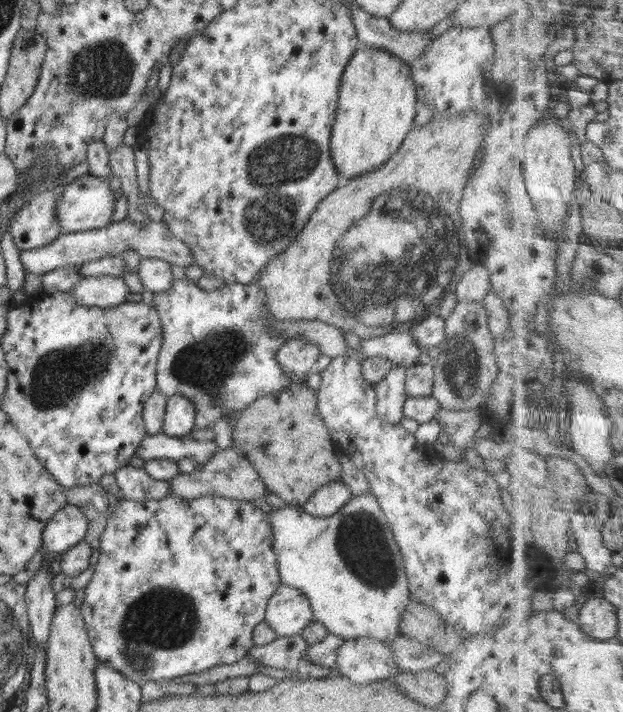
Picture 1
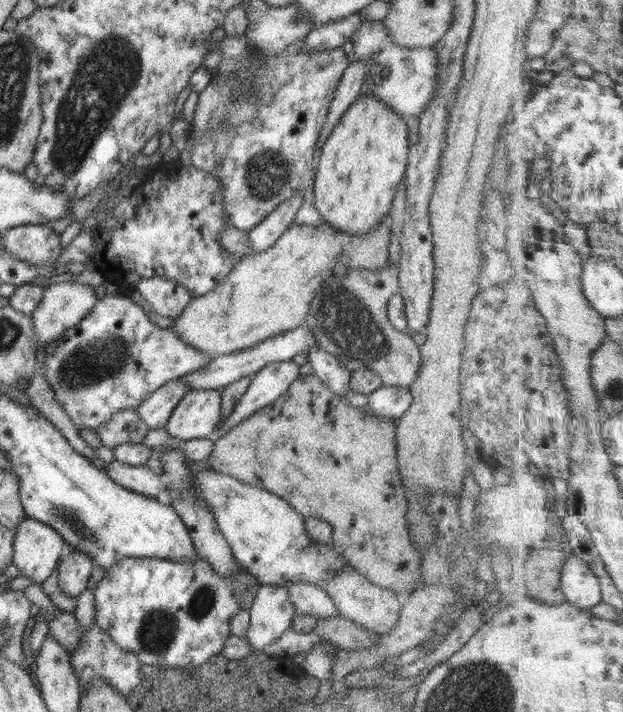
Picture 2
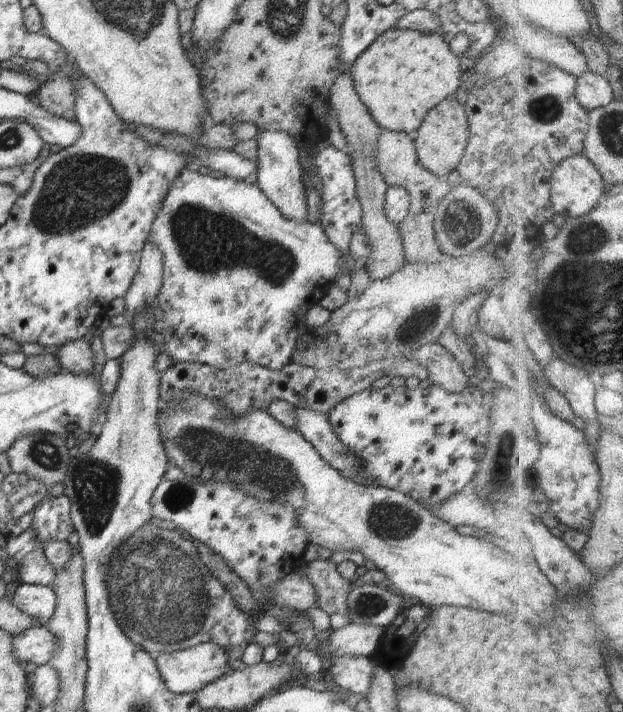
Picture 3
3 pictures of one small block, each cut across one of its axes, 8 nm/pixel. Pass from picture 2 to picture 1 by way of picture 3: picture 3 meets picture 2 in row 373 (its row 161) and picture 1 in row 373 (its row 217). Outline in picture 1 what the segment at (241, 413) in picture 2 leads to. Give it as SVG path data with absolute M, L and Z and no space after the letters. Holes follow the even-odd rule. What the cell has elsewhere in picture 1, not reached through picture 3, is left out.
M291 339L282 343L276 354L276 361L287 376L296 378L306 378L316 365L320 352L303 339Z

